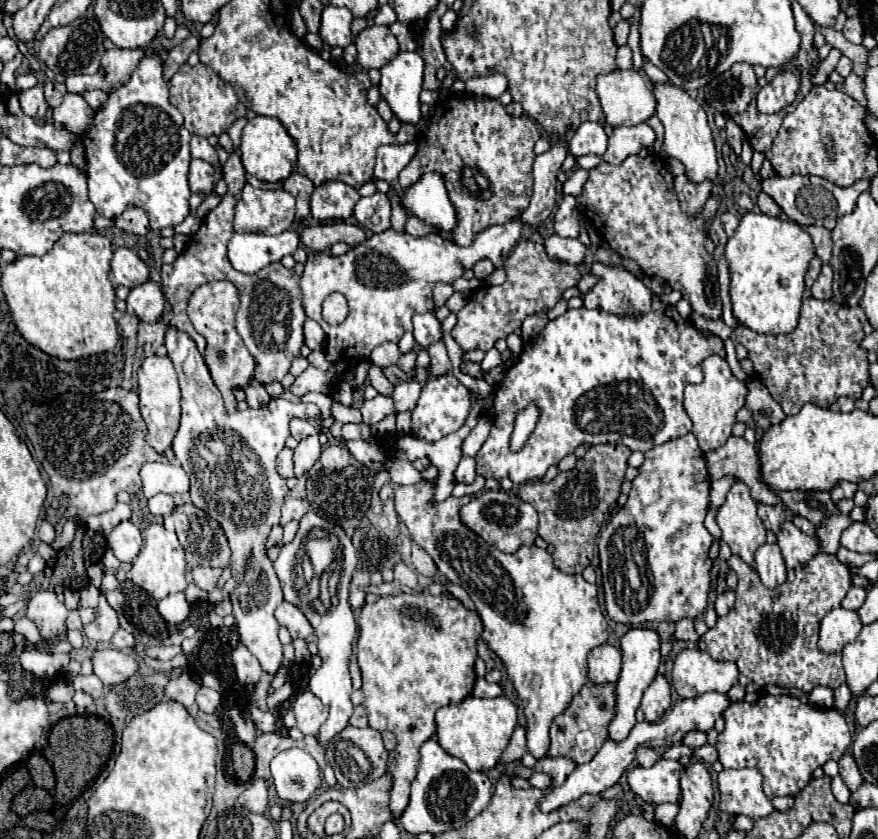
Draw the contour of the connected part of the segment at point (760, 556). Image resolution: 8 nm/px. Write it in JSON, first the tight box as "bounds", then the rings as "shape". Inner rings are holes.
{"bounds":[755,543,787,589],"shape":[[[765,543],[763,547],[759,547],[755,553],[755,563],[757,563],[755,569],[765,587],[775,589],[775,587],[783,585],[783,581],[787,579],[787,569],[785,569],[785,561],[781,557],[779,545]]]}

